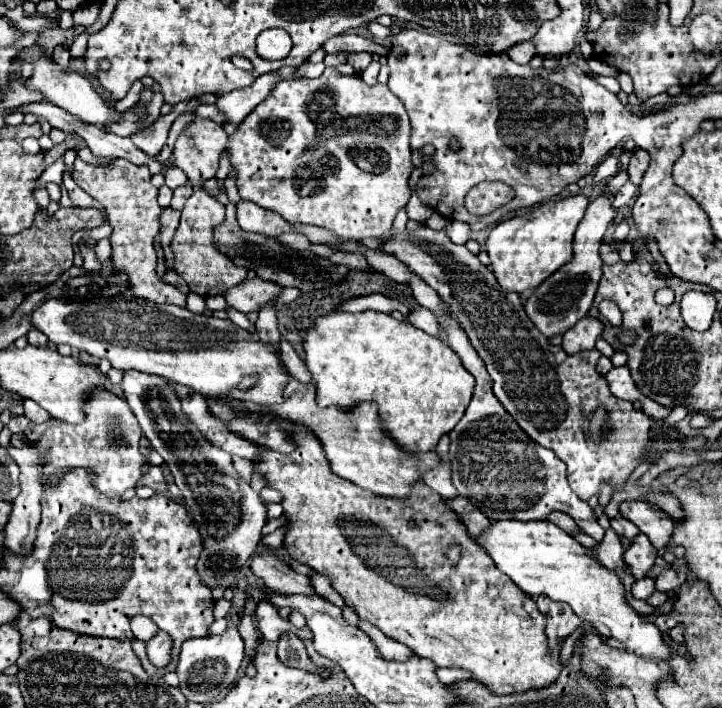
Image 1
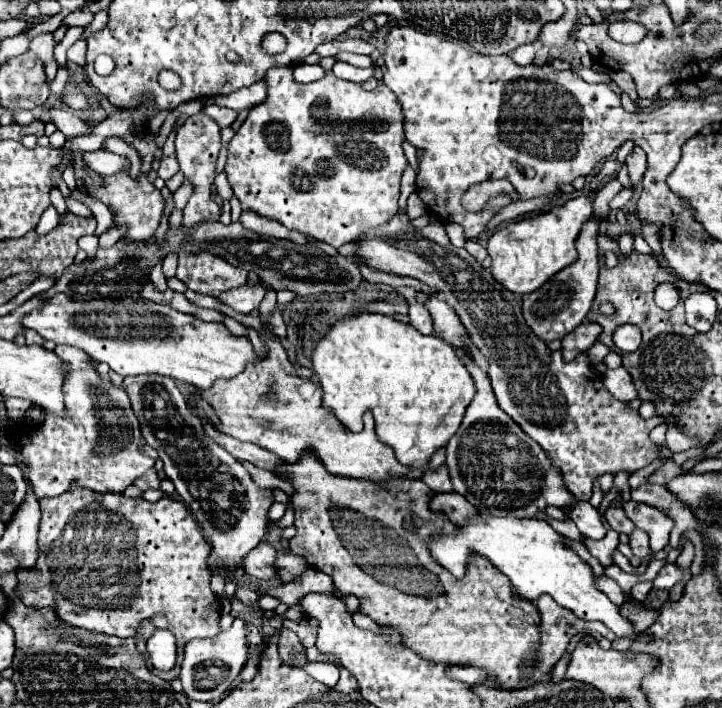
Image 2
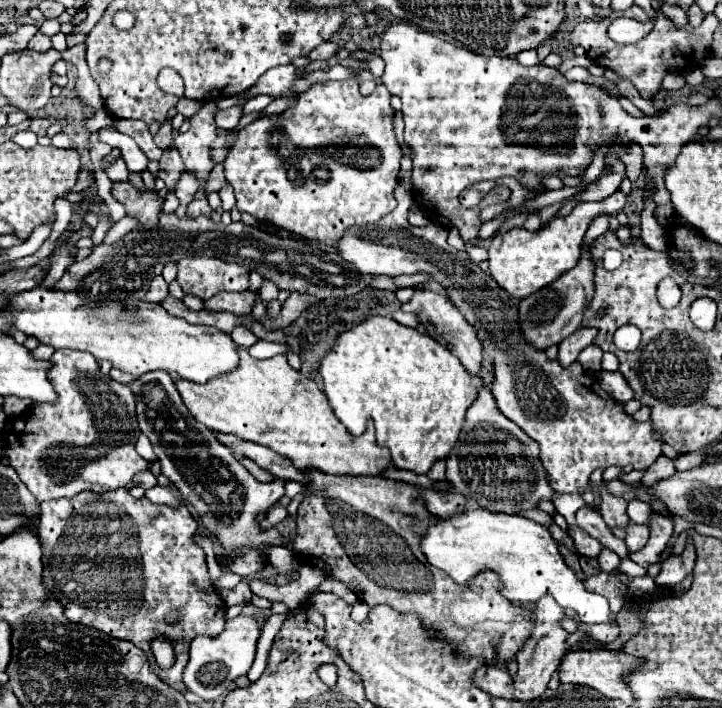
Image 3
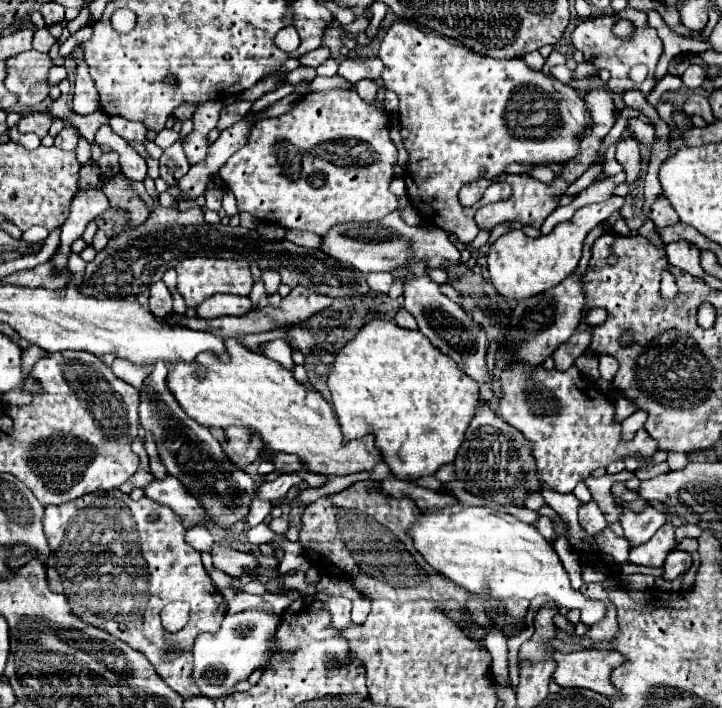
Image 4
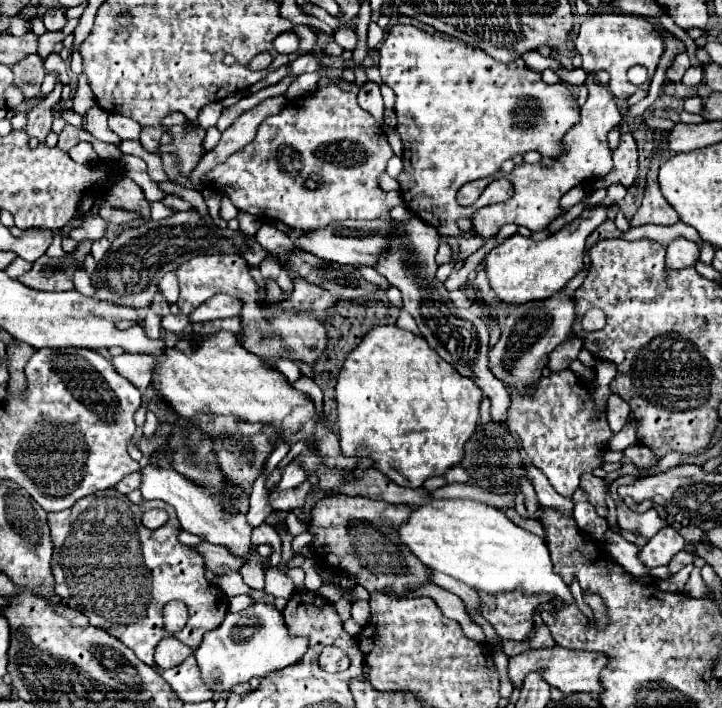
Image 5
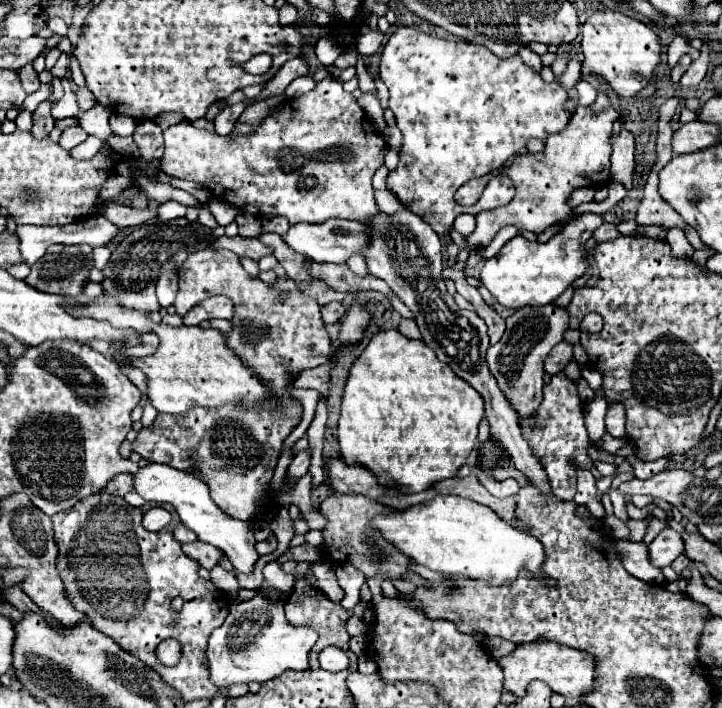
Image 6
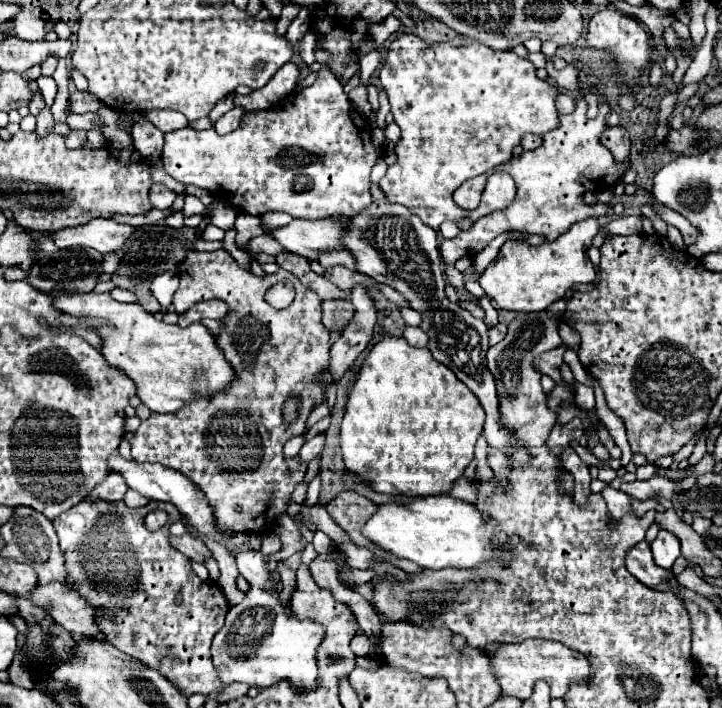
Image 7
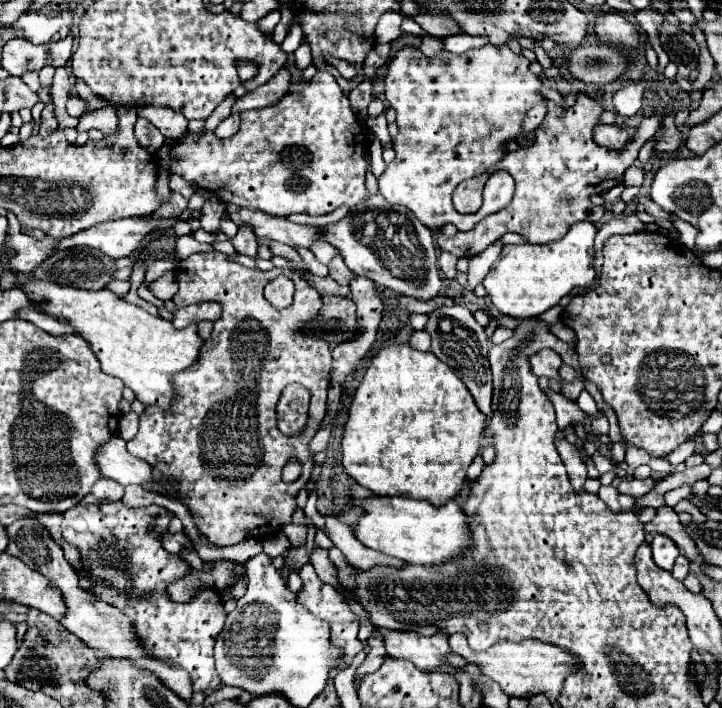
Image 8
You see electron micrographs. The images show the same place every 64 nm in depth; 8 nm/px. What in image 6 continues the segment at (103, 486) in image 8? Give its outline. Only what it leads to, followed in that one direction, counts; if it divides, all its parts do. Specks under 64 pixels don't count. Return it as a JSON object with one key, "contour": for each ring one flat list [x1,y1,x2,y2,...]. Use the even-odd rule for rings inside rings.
{"contour":[[118,474,116,480,112,480,112,484,106,486,106,490,116,496,126,496,130,490,134,490,134,476,132,474]]}

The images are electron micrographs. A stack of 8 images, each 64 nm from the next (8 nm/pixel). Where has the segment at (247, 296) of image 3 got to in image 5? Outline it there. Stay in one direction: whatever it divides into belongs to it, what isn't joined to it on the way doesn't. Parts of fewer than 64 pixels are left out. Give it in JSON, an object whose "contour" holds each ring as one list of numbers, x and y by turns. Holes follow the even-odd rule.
{"contour":[[216,294,212,296,212,300,206,300,204,304,200,304,192,314,190,314,190,322,206,322,206,320,216,320,216,318,230,318,230,316,238,316,242,312,242,304,240,300,226,296,226,294]]}

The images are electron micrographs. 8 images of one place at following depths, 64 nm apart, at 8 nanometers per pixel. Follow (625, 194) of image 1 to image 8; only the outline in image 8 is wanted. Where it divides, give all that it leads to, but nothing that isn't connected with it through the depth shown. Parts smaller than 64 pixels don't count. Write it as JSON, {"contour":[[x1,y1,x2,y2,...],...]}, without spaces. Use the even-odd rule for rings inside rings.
{"contour":[[592,222,572,224,568,234,550,244,522,244,512,246,506,244,500,252,500,258,494,262,492,270,484,278,482,286,486,288,492,304,508,316,528,318,540,316,550,306,558,304,562,296,566,296,572,288,586,288,594,282,594,230]]}

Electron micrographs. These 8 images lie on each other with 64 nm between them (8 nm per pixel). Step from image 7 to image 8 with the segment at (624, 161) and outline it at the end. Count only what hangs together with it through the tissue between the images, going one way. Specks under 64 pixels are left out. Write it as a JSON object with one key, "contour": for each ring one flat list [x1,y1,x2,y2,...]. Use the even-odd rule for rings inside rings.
{"contour":[[600,124,596,126,594,130,594,140,604,146,604,148,612,148,616,152,622,152,626,146,628,146,628,134,624,128,612,124,612,126,606,126,606,124]]}

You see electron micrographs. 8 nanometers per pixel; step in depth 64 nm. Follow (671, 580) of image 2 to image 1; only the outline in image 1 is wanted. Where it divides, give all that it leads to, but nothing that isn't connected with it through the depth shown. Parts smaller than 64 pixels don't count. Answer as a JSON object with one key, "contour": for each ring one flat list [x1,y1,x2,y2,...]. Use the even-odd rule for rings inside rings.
{"contour":[[666,570,656,578,656,590,660,592,668,592,668,590,678,590,686,580,686,574,674,572,674,570]]}

